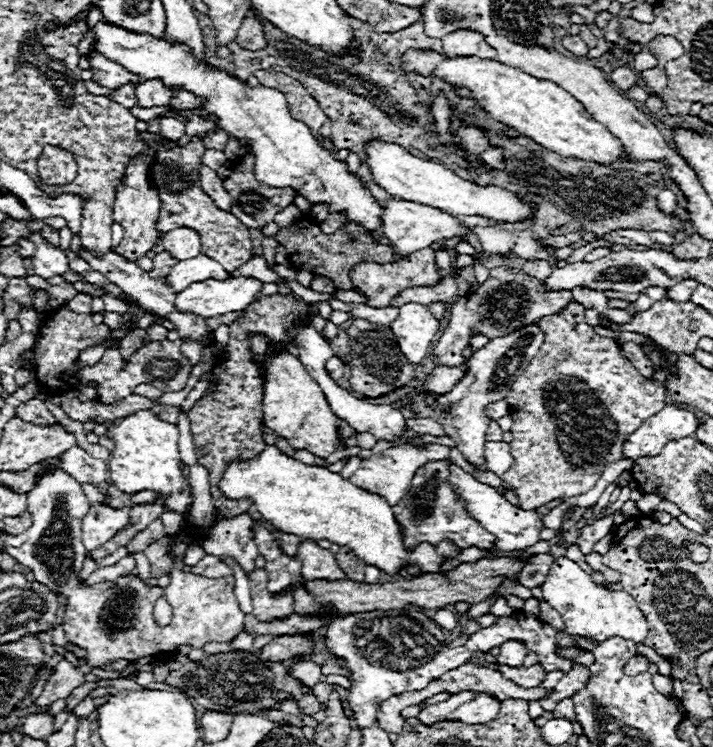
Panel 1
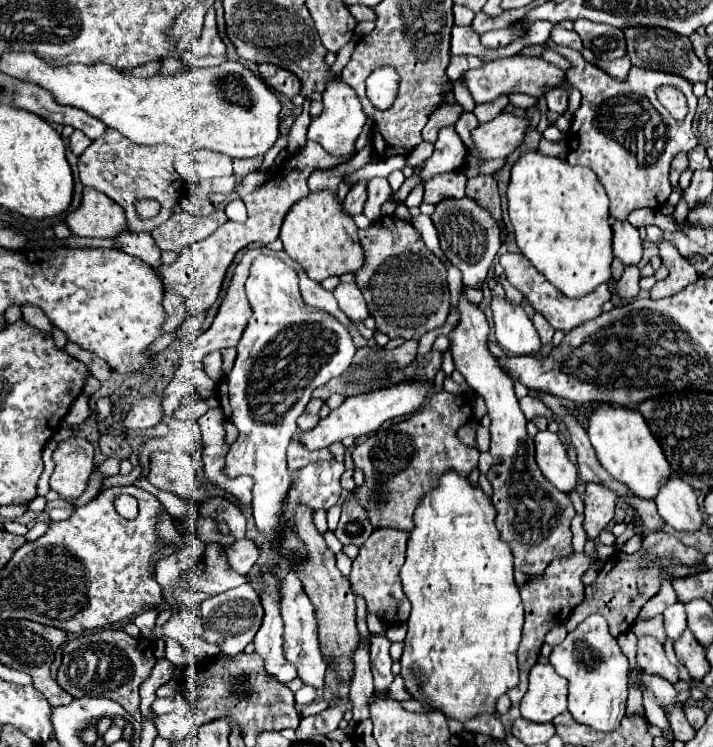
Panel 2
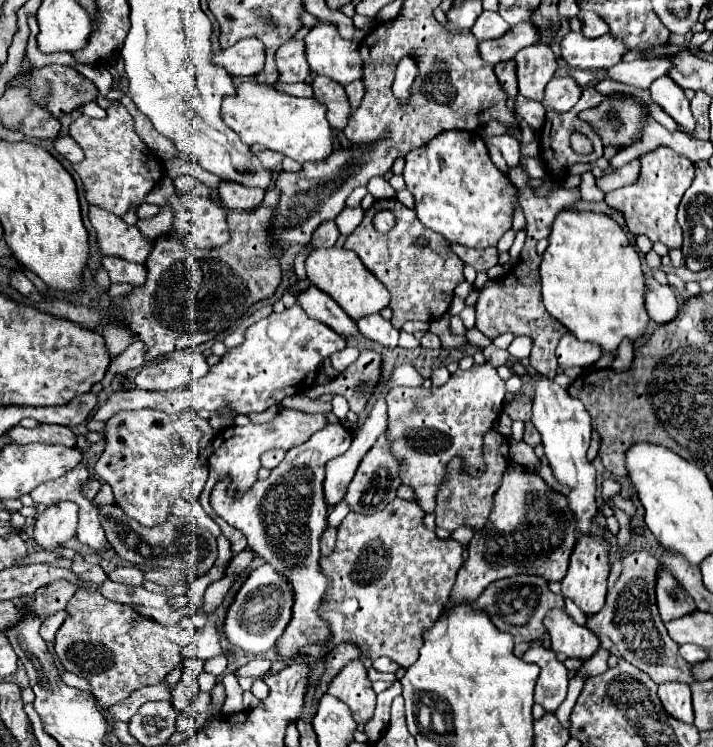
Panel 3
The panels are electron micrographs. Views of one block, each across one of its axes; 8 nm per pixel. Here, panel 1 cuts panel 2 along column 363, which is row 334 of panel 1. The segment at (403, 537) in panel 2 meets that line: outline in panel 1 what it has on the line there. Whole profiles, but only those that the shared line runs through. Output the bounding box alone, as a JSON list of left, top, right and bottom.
[502,302,666,510]

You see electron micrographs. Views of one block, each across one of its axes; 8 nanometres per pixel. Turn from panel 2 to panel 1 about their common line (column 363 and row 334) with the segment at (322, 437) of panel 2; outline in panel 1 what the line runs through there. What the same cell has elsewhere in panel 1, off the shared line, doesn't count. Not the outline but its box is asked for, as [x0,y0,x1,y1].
[390,302,440,364]

